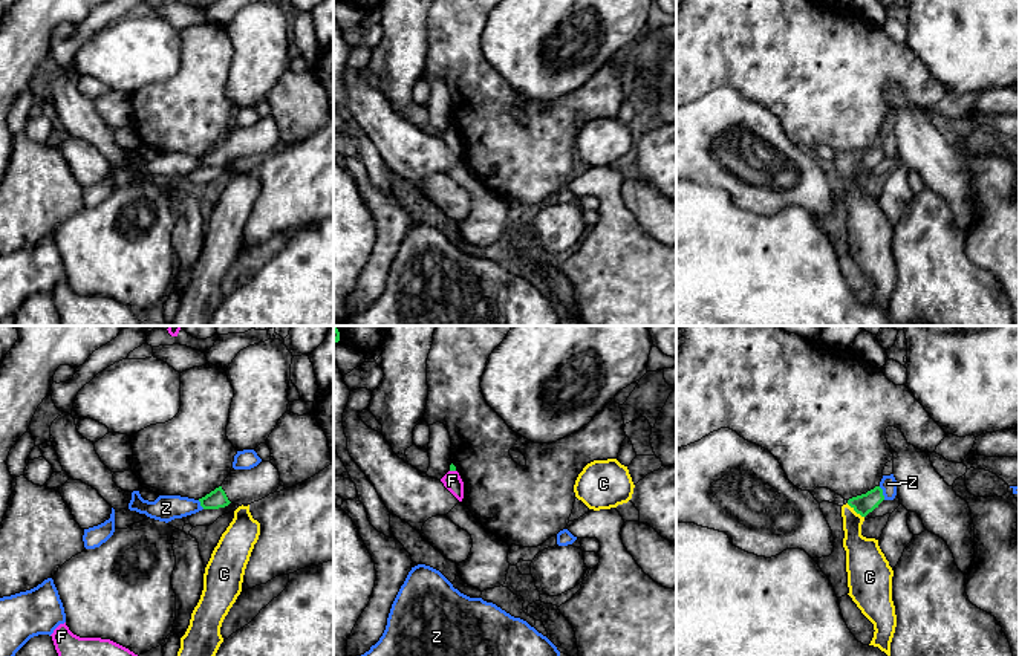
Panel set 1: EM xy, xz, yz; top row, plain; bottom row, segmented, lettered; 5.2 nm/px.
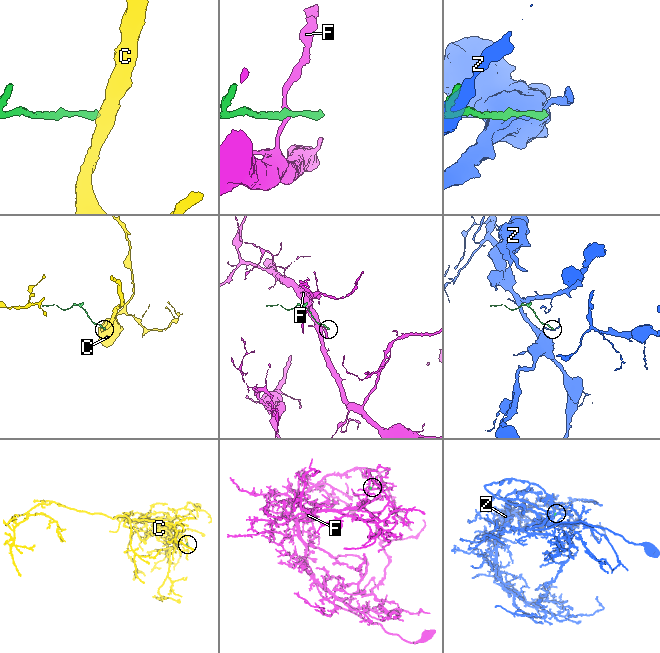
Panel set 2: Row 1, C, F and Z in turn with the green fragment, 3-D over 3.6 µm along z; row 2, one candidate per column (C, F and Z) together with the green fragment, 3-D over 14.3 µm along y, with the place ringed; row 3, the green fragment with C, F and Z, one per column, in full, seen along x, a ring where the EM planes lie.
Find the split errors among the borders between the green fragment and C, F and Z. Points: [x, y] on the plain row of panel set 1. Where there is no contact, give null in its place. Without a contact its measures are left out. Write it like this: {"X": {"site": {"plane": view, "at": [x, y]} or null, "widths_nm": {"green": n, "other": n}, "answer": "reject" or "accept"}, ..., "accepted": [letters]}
{"C": {"site": {"plane": "yz", "at": [856, 168]}, "widths_nm": {"green": 110, "other": 190}, "answer": "reject"}, "F": {"site": {"plane": "xz", "at": [453, 127]}, "widths_nm": {"green": 30, "other": 100}, "answer": "reject"}, "Z": {"site": {"plane": "yz", "at": [882, 150]}, "widths_nm": {"green": 110, "other": 90}, "answer": "reject"}, "accepted": []}

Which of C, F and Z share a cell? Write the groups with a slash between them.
C / F / Z

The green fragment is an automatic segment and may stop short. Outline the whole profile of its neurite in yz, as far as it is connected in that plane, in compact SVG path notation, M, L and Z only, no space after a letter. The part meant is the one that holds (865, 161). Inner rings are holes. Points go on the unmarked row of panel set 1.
M875 144L874 147L868 148L866 151L852 154L848 158L848 162L861 174L866 174L872 170L878 162L884 158L883 147Z

